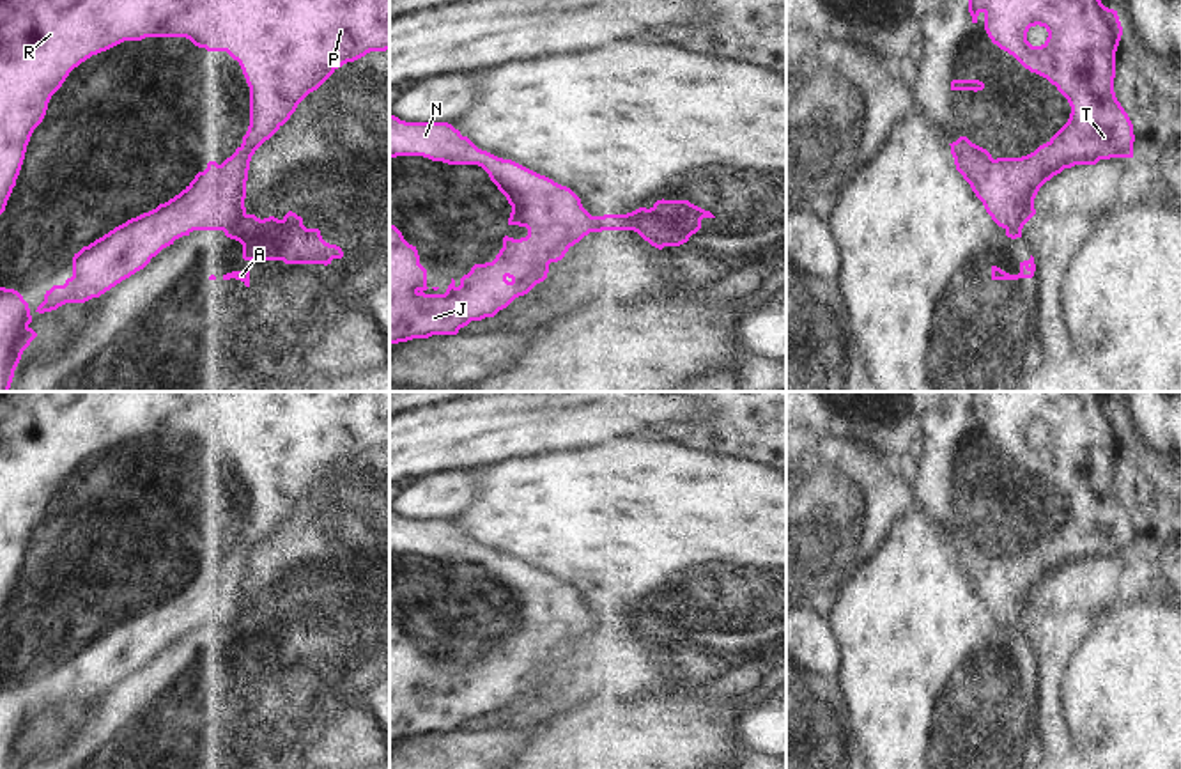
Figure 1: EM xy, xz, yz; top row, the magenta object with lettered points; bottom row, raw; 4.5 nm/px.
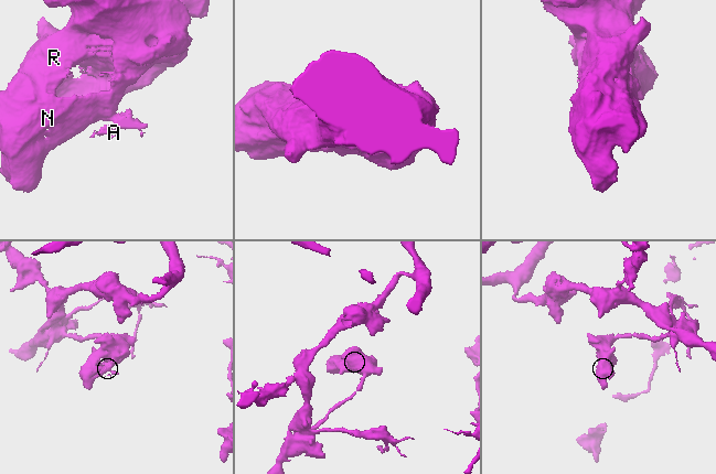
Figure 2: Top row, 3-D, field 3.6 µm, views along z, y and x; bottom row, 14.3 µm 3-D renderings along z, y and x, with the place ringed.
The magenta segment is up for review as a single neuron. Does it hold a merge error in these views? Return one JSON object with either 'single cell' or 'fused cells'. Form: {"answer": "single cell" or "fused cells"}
{"answer": "fused cells"}

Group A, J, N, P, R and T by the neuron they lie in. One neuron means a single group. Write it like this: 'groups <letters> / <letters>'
groups A / J N P R T

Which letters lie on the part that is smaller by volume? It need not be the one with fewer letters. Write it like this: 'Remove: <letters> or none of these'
Remove: A

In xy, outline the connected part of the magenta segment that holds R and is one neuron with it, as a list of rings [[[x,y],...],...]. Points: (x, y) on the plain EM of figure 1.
[[[0,392],[0,611],[16,583],[30,533],[69,470],[92,452],[145,434],[186,434],[237,457],[250,484],[248,528],[230,555],[221,562],[209,558],[179,592],[74,650],[73,673],[46,687],[39,711],[99,695],[188,629],[235,625],[246,610],[255,548],[338,464],[370,448],[390,447],[390,392]]]

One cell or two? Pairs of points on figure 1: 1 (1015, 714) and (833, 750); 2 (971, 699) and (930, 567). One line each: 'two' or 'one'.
1: two
2: one

